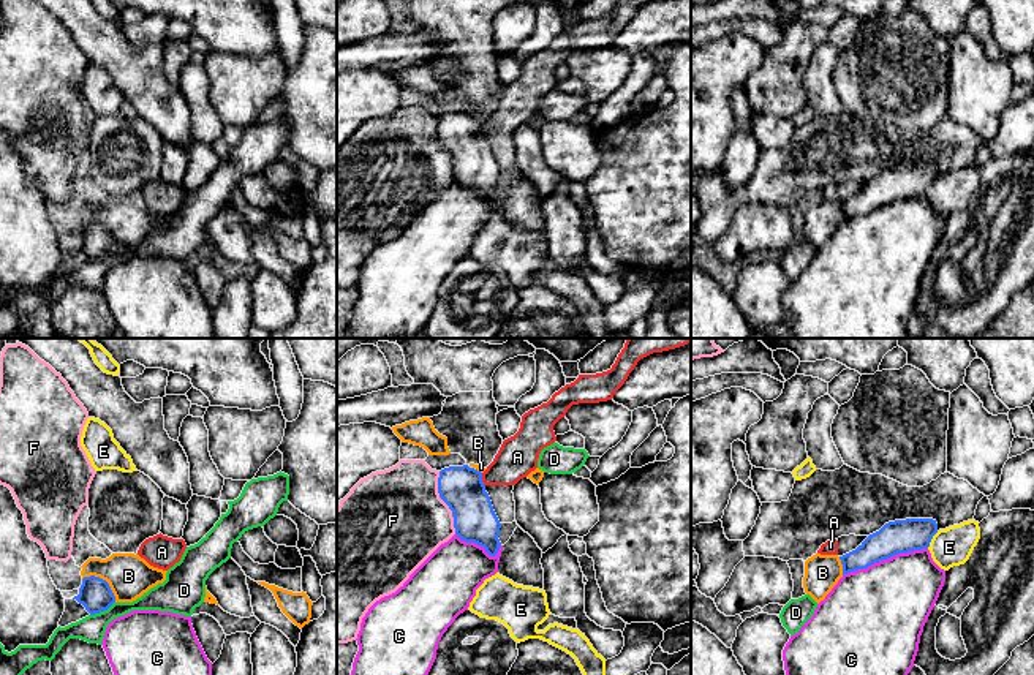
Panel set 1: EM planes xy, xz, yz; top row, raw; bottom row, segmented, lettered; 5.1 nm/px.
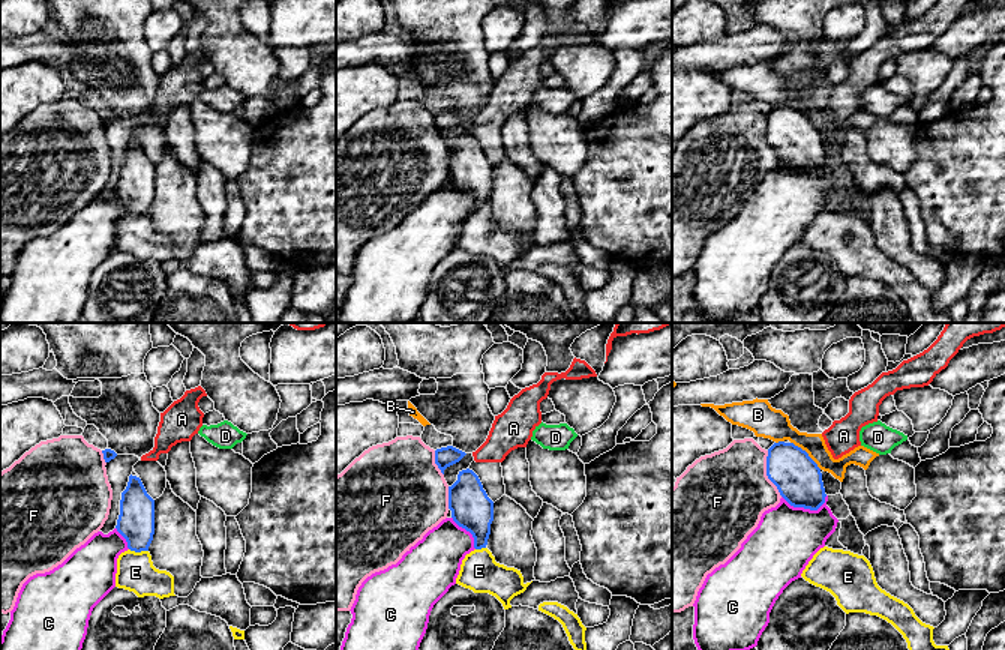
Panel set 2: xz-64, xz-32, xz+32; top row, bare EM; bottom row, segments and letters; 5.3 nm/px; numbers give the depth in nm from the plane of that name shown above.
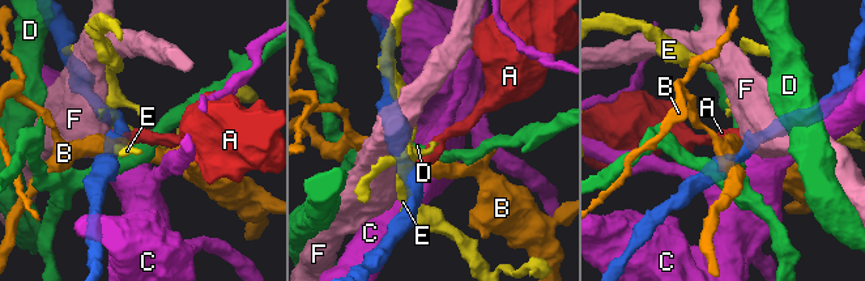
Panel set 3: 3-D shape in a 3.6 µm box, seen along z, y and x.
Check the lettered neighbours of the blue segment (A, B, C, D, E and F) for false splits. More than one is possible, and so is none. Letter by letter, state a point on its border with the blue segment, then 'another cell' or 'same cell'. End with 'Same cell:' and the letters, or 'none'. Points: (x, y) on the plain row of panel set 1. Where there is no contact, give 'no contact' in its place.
A: xz (481, 125) | another cell
B: xy (105, 226) | another cell
C: yz (884, 204) | another cell
D: xy (101, 256) | another cell
E: yz (932, 184) | another cell
F: xz (445, 147) | another cell
Same cell: none

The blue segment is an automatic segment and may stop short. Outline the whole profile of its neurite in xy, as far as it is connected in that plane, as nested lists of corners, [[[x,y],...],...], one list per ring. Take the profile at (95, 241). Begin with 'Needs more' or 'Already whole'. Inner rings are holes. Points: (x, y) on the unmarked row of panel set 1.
Already whole. [[[95,221],[82,224],[79,240],[73,245],[82,250],[90,261],[104,258],[115,248],[109,229]]]

